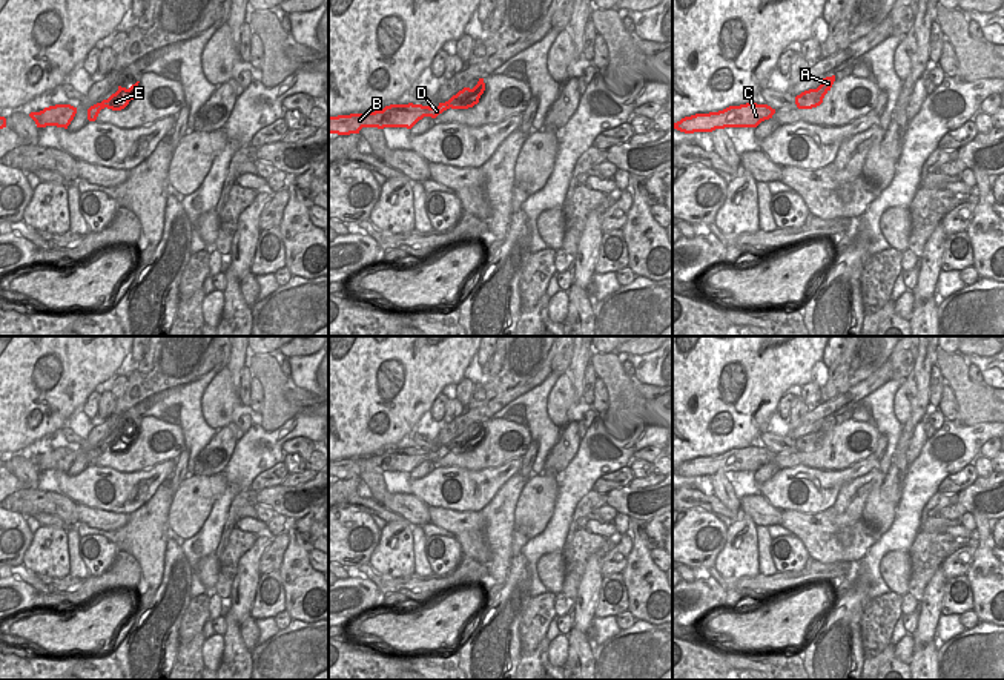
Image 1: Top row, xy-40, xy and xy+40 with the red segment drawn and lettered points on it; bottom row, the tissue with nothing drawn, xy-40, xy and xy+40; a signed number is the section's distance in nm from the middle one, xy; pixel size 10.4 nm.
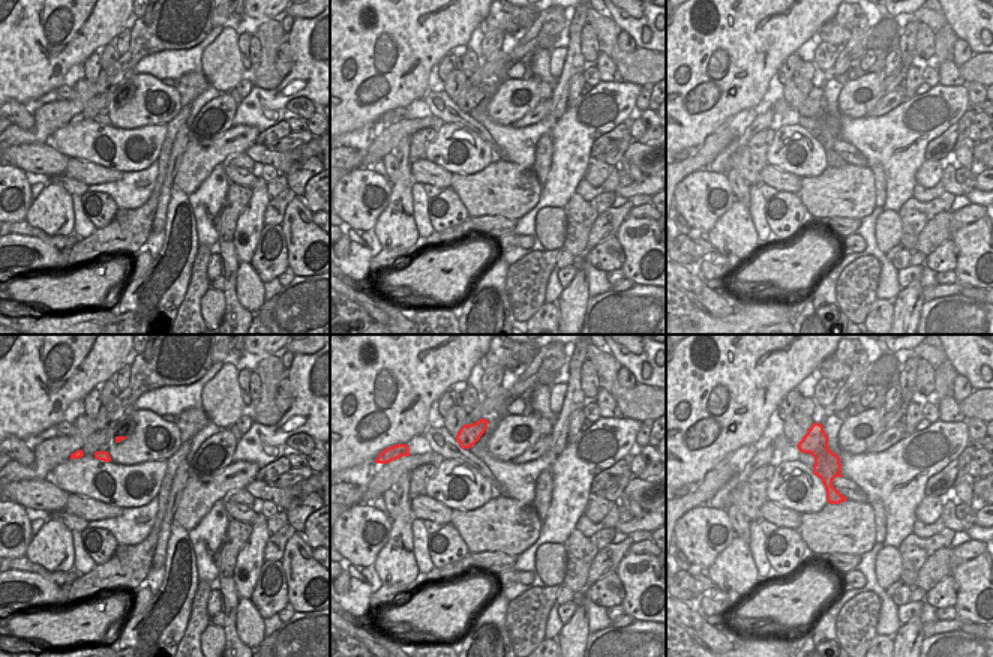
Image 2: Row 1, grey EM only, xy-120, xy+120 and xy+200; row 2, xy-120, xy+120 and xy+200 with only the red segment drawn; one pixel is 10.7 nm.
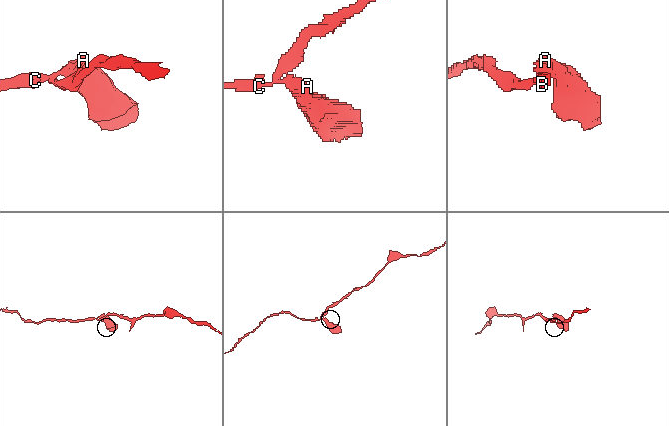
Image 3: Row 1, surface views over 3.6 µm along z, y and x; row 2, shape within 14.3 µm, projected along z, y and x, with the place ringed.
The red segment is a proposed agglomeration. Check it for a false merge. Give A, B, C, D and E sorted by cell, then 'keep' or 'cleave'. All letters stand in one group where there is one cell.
A B C D E; keep

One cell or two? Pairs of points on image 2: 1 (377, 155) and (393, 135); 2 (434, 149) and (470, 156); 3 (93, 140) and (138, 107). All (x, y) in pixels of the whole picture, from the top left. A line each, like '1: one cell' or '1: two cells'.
1: one cell
2: one cell
3: two cells

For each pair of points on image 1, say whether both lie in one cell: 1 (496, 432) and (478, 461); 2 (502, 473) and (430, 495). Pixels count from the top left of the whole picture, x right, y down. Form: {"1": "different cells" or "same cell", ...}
{"1": "same cell", "2": "same cell"}

